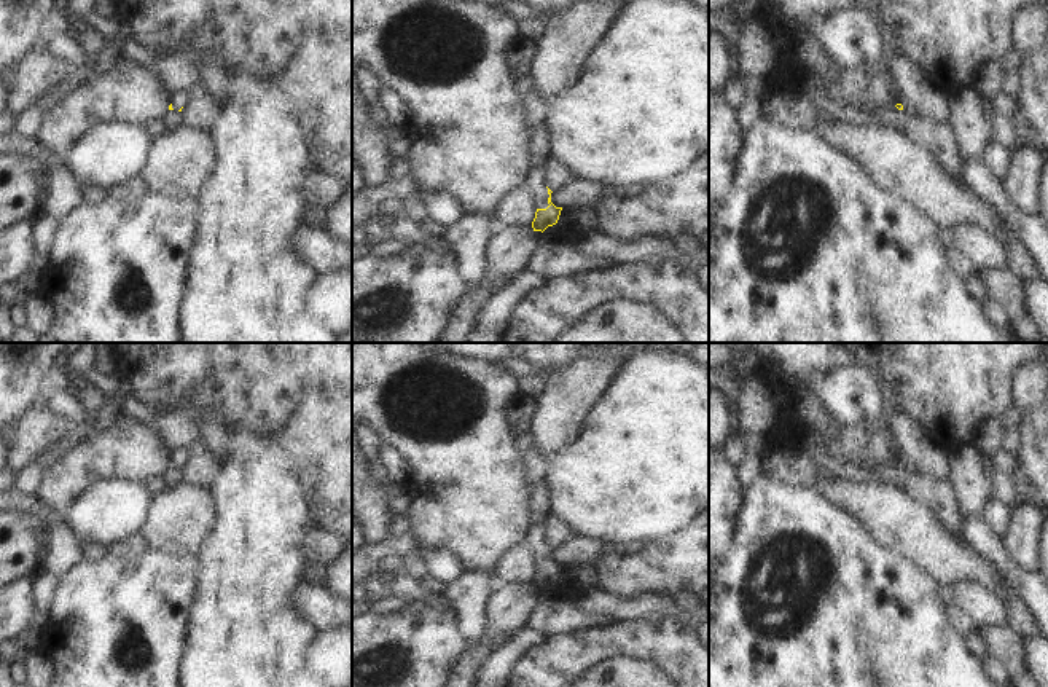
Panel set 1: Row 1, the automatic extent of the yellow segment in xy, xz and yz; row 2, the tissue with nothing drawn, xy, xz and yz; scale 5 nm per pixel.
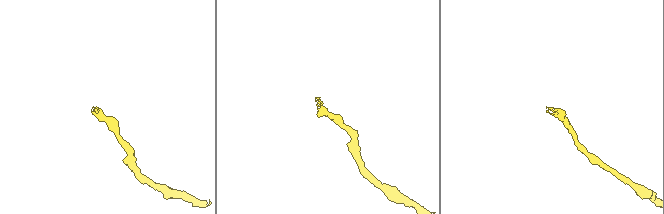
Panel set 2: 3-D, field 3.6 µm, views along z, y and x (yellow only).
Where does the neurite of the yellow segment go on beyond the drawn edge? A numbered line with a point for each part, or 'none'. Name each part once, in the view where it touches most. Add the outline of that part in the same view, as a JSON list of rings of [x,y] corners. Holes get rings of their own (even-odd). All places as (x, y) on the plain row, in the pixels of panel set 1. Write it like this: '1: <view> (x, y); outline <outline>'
1: xz (535, 542); outline [[[543,521],[532,523],[527,532],[526,545],[535,556],[537,566],[546,566],[549,563],[549,552],[543,532]]]

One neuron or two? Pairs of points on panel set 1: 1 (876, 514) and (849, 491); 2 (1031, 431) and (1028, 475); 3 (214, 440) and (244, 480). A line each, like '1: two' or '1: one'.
1: one
2: one
3: two

